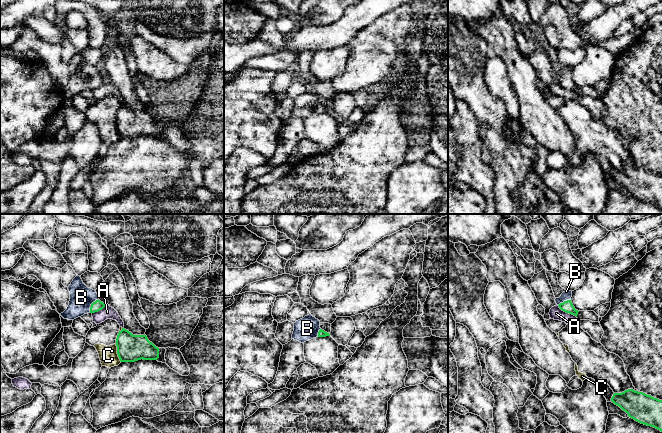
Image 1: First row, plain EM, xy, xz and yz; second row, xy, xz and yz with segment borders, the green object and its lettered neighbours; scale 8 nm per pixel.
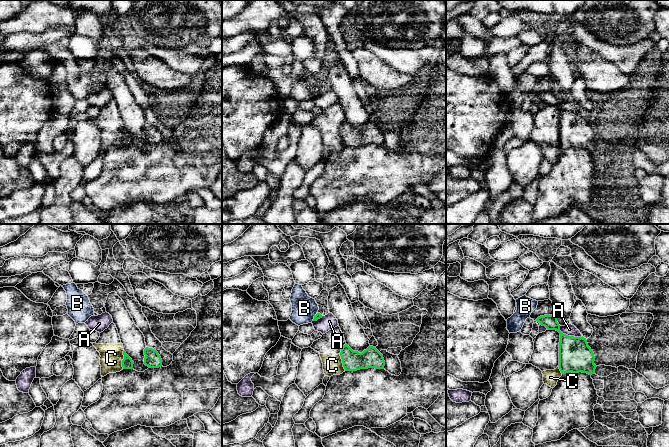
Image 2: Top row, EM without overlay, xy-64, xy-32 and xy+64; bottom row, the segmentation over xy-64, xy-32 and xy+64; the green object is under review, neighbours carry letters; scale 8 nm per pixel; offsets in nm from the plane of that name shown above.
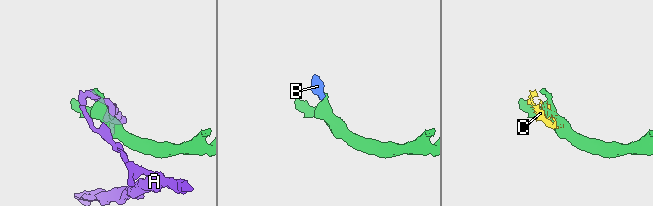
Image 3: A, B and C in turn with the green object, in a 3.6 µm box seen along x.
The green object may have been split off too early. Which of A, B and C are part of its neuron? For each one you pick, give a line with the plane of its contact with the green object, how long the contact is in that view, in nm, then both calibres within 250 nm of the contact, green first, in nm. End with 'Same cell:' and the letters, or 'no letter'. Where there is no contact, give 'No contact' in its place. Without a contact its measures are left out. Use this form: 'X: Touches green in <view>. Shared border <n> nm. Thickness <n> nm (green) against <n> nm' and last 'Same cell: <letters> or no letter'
B: Touches green in xy. Shared border 130 nm. Thickness 90 nm (green) against 190 nm
Same cell: B

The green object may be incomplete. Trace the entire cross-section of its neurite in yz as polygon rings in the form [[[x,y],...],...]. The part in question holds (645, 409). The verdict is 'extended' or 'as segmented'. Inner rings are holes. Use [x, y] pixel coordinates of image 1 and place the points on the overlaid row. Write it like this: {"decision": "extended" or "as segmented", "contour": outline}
{"decision": "as segmented", "contour": [[[633,389],[614,393],[611,401],[635,421],[662,432],[662,400]]]}

